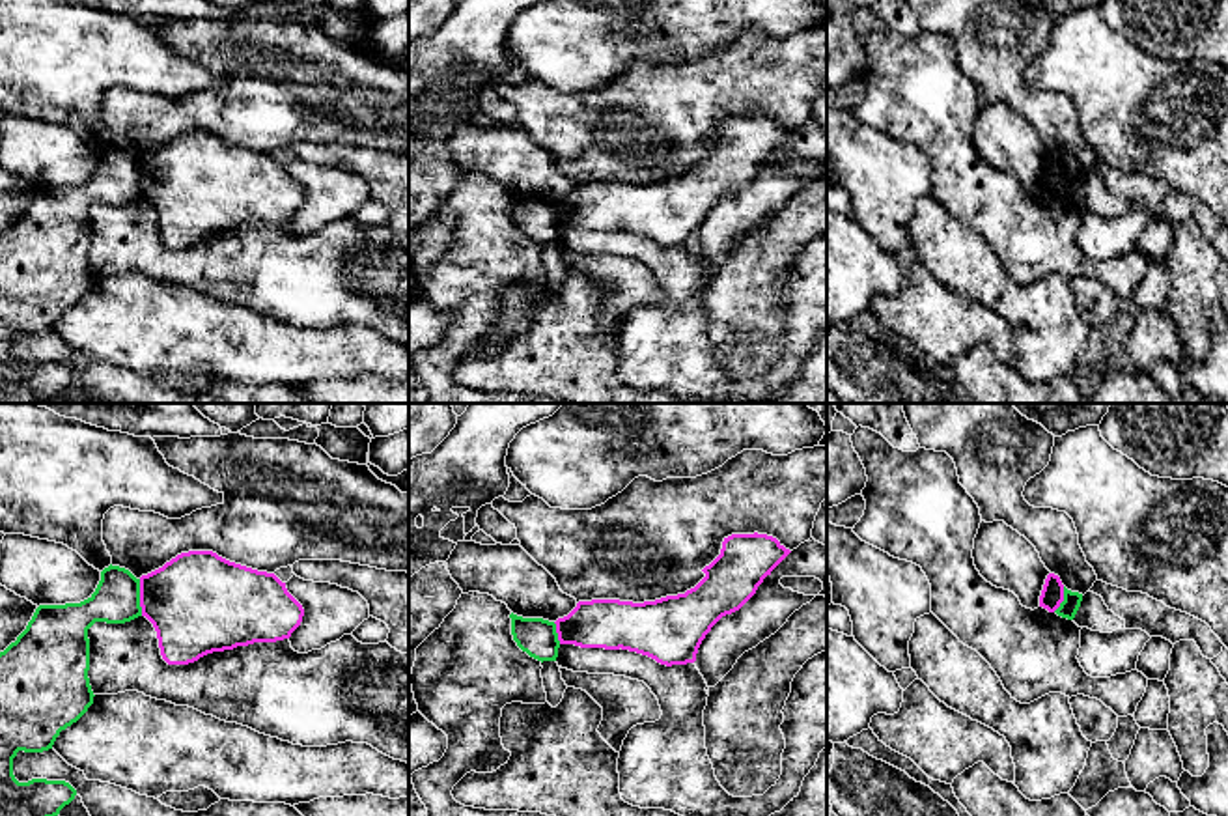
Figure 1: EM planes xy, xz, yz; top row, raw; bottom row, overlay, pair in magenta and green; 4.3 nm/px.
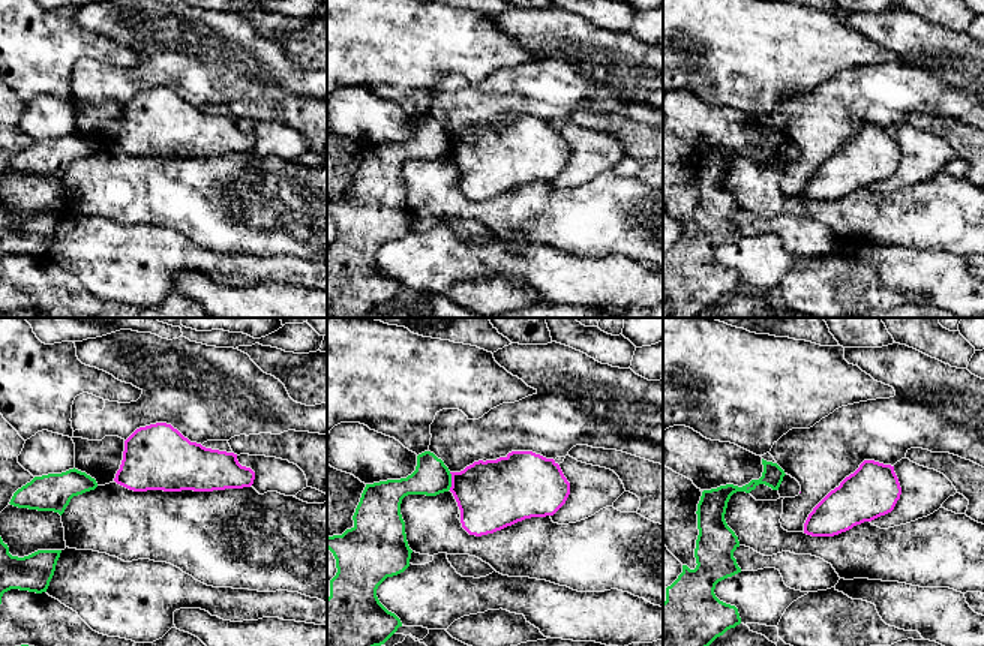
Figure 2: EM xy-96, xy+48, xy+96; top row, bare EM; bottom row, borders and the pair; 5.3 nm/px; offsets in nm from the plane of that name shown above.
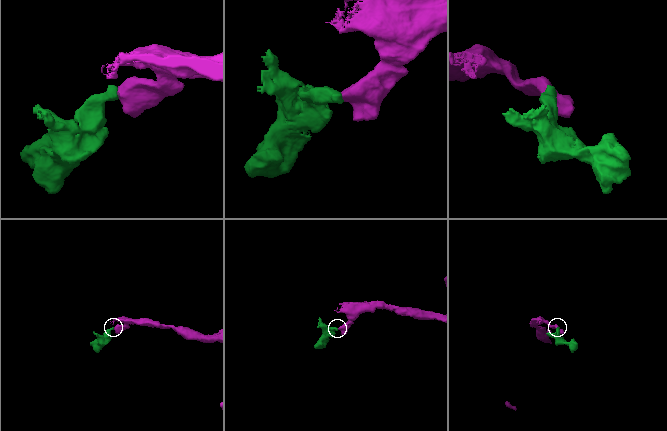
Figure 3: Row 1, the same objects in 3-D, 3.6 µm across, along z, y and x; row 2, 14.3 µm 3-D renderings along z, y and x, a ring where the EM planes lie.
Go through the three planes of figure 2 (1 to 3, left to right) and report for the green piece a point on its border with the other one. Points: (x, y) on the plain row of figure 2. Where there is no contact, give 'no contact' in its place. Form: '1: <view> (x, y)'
1: no contact
2: xy+48 (452, 146)
3: no contact

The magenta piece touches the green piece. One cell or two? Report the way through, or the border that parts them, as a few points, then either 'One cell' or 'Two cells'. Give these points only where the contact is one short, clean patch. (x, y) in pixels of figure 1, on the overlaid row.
Boundary: xy (139, 579), (142, 615). Two cells

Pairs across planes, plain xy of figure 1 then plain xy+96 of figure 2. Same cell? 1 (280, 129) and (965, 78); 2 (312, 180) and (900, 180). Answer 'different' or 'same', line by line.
1: same
2: same

